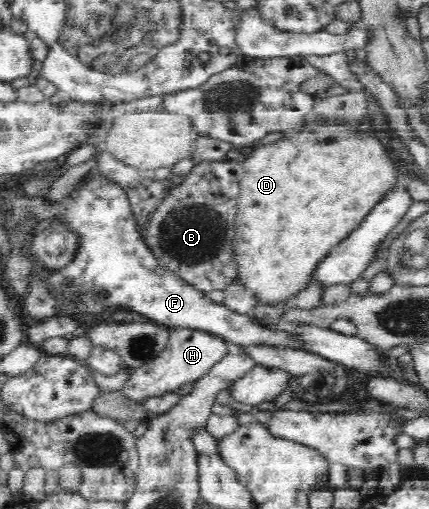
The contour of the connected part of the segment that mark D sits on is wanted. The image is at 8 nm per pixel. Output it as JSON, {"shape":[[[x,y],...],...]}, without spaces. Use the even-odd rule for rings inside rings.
{"shape":[[[314,113],[310,115],[308,120],[306,125],[302,127],[302,131],[298,130],[291,133],[289,134],[289,139],[281,139],[274,145],[255,149],[243,163],[244,177],[239,183],[240,193],[236,200],[236,232],[234,239],[232,239],[233,269],[236,272],[237,281],[244,286],[246,291],[253,293],[256,298],[256,305],[284,305],[284,303],[296,299],[314,281],[320,261],[326,259],[331,250],[343,243],[344,239],[350,237],[360,226],[360,223],[364,221],[372,206],[383,197],[384,192],[396,185],[396,173],[400,170],[399,165],[391,162],[385,147],[376,138],[354,137],[354,134],[360,134],[360,132],[349,132],[346,126],[338,127],[320,124],[314,118]]]}

